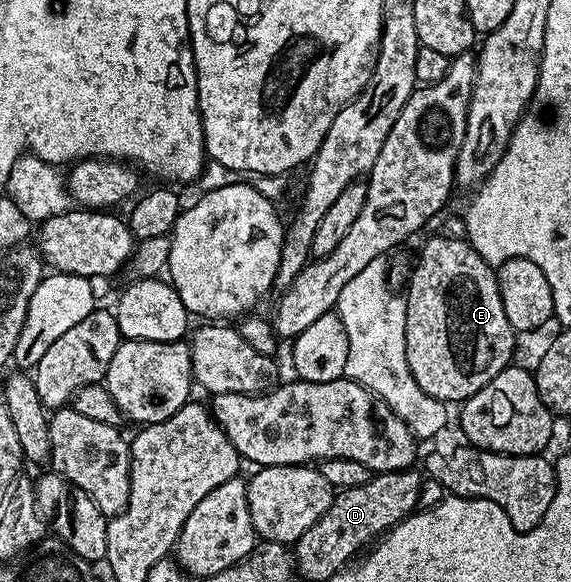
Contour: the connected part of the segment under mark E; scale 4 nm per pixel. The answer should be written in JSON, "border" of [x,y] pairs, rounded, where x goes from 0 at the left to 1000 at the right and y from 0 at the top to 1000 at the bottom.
{"border":[[[767,402],[762,409],[753,409],[739,423],[739,431],[732,436],[732,445],[725,450],[725,466],[715,471],[715,490],[718,493],[708,498],[708,510],[713,522],[713,622],[715,632],[720,634],[722,646],[727,648],[729,660],[736,663],[750,677],[750,680],[779,691],[783,694],[807,694],[823,684],[834,674],[841,674],[841,667],[848,667],[848,660],[855,660],[855,653],[869,648],[883,631],[895,627],[900,612],[902,596],[902,567],[890,553],[890,545],[883,540],[883,524],[876,509],[876,495],[872,493],[872,473],[867,459],[855,452],[823,424],[821,414],[814,407],[786,409],[781,402]]]}

